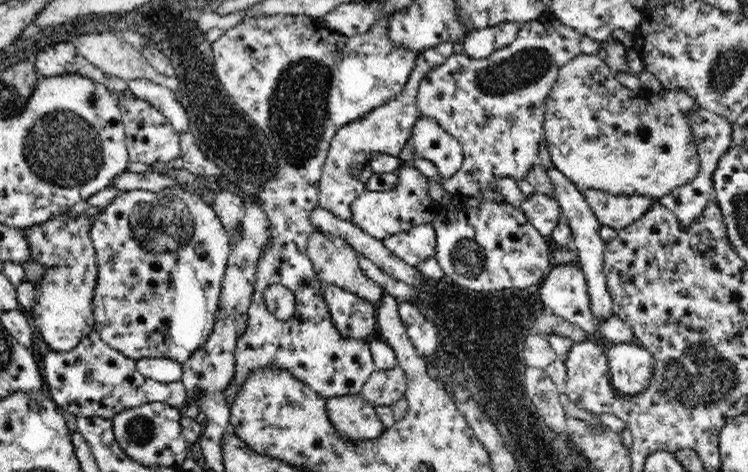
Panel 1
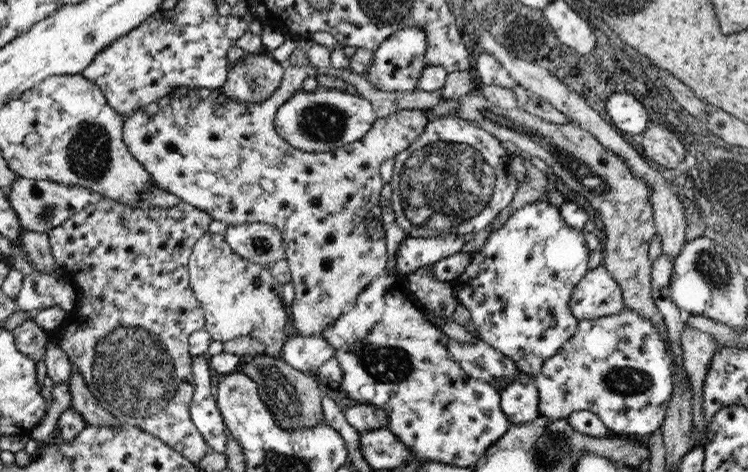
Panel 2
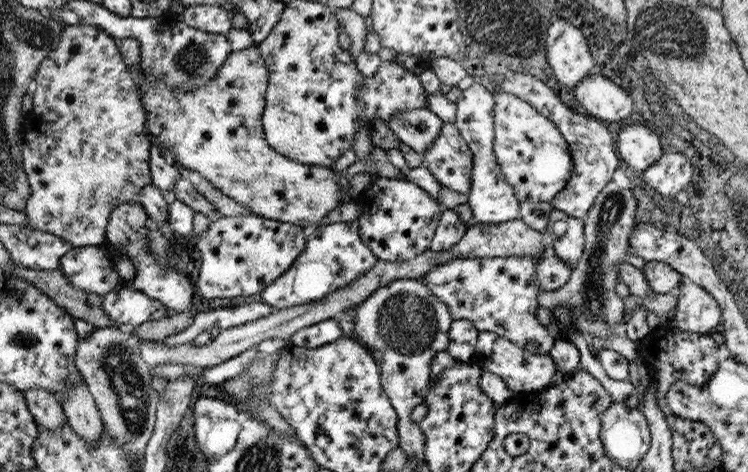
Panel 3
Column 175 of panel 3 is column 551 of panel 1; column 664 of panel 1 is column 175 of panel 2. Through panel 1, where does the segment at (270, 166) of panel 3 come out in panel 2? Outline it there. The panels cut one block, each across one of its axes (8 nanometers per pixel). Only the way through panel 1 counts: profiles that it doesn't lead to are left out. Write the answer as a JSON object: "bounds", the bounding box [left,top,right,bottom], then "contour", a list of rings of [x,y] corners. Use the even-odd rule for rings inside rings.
{"bounds":[121,64,429,338],"contour":[[[285,64],[285,72],[283,72],[283,80],[281,86],[277,88],[277,92],[273,92],[273,96],[265,102],[257,102],[257,104],[239,104],[233,102],[231,98],[227,98],[219,88],[177,88],[175,92],[171,92],[171,104],[165,108],[159,108],[159,112],[151,118],[151,114],[147,114],[145,110],[133,112],[129,118],[123,118],[123,132],[121,132],[121,140],[125,144],[125,148],[131,152],[131,156],[151,174],[151,180],[163,188],[167,194],[173,194],[175,198],[179,198],[183,204],[191,204],[203,212],[207,212],[213,222],[225,222],[229,226],[243,226],[243,224],[271,224],[275,226],[279,232],[283,232],[283,240],[287,244],[287,256],[283,258],[289,266],[289,274],[291,274],[291,284],[295,286],[295,298],[289,304],[289,312],[291,312],[291,320],[293,320],[293,328],[299,332],[299,336],[307,336],[307,338],[321,338],[323,332],[327,328],[331,328],[335,324],[335,320],[339,320],[339,316],[345,314],[345,310],[349,310],[355,300],[359,298],[359,294],[375,280],[379,278],[379,274],[385,270],[385,230],[381,226],[381,206],[379,206],[379,190],[381,190],[381,168],[385,160],[395,160],[395,156],[399,156],[401,152],[405,152],[411,144],[415,144],[415,140],[419,136],[423,136],[429,120],[427,120],[427,110],[421,108],[407,108],[407,110],[399,110],[393,112],[387,118],[379,118],[375,120],[375,124],[371,124],[371,132],[367,132],[367,136],[363,136],[363,140],[357,140],[355,144],[345,144],[333,152],[319,152],[319,154],[309,154],[309,152],[301,152],[301,150],[293,150],[291,146],[287,146],[287,142],[283,142],[283,138],[279,138],[277,130],[275,130],[275,114],[277,110],[297,92],[303,88],[303,80],[307,78],[315,78],[317,76],[315,66],[307,64],[307,66],[291,66]]]}

